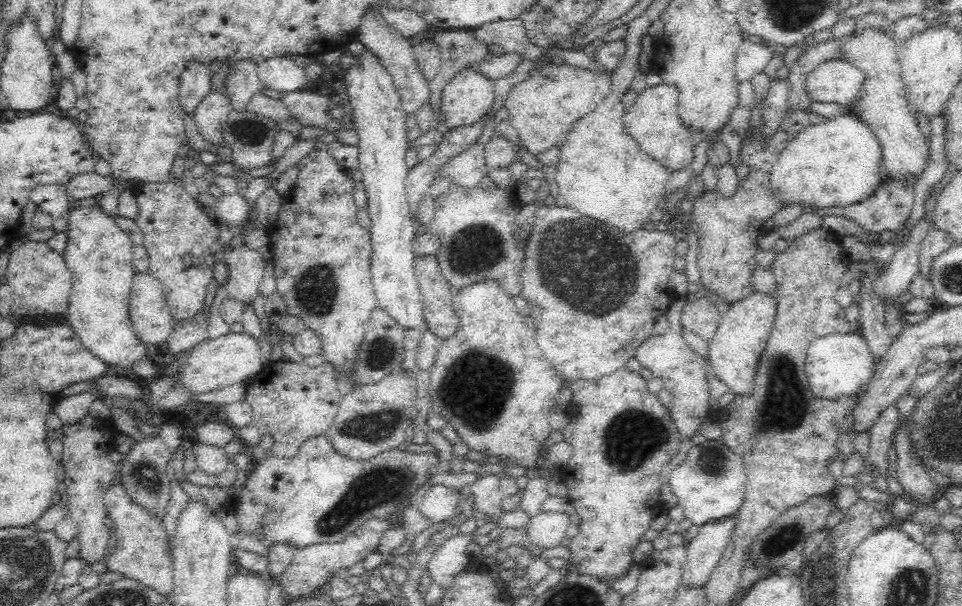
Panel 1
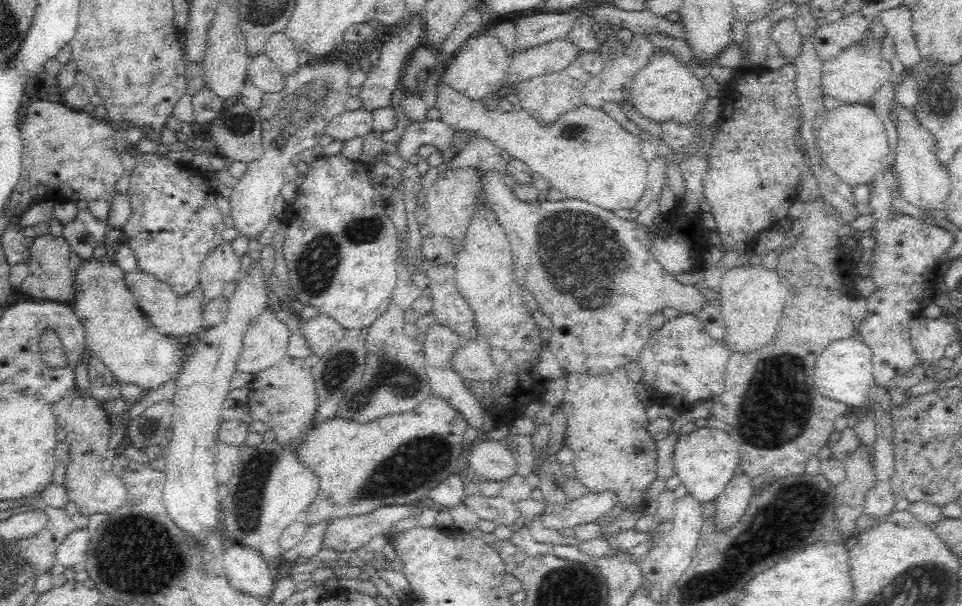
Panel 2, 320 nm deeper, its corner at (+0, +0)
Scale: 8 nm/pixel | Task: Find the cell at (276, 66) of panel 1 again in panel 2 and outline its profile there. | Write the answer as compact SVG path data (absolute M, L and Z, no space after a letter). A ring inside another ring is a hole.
M282 30L272 32L266 38L265 52L284 75L298 70L298 50L291 38L288 38Z

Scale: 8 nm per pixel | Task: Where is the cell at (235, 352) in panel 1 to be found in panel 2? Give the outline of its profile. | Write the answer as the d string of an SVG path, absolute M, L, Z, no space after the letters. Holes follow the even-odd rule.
M267 308L246 331L237 370L255 374L273 367L281 358L288 356L290 336L292 332L286 322L276 317L273 308Z

